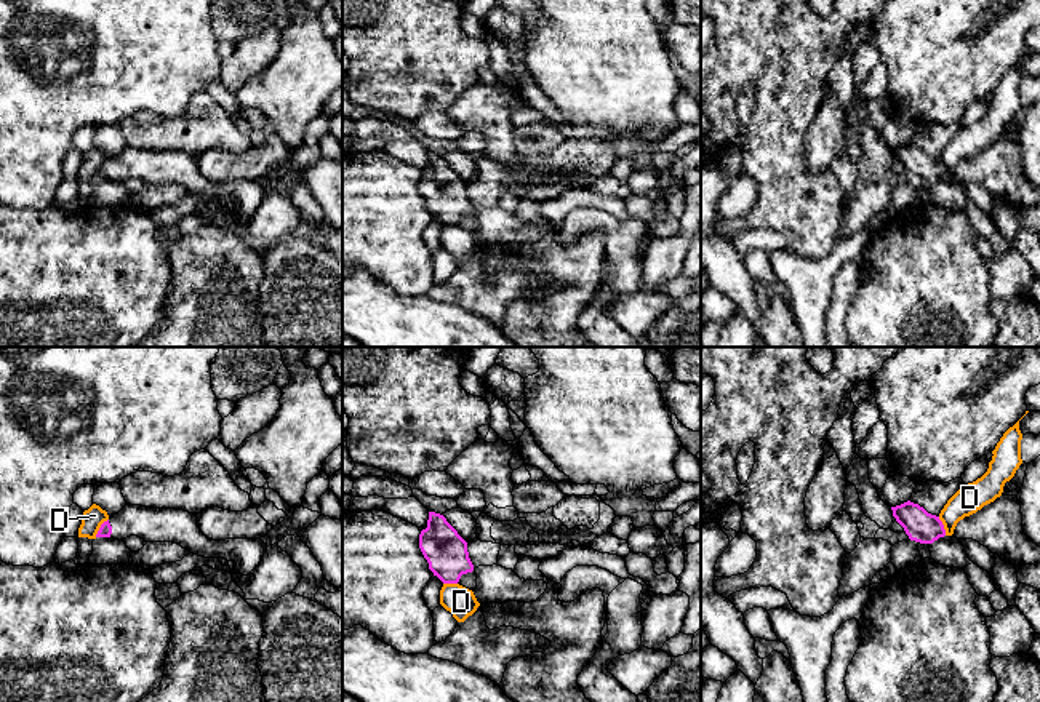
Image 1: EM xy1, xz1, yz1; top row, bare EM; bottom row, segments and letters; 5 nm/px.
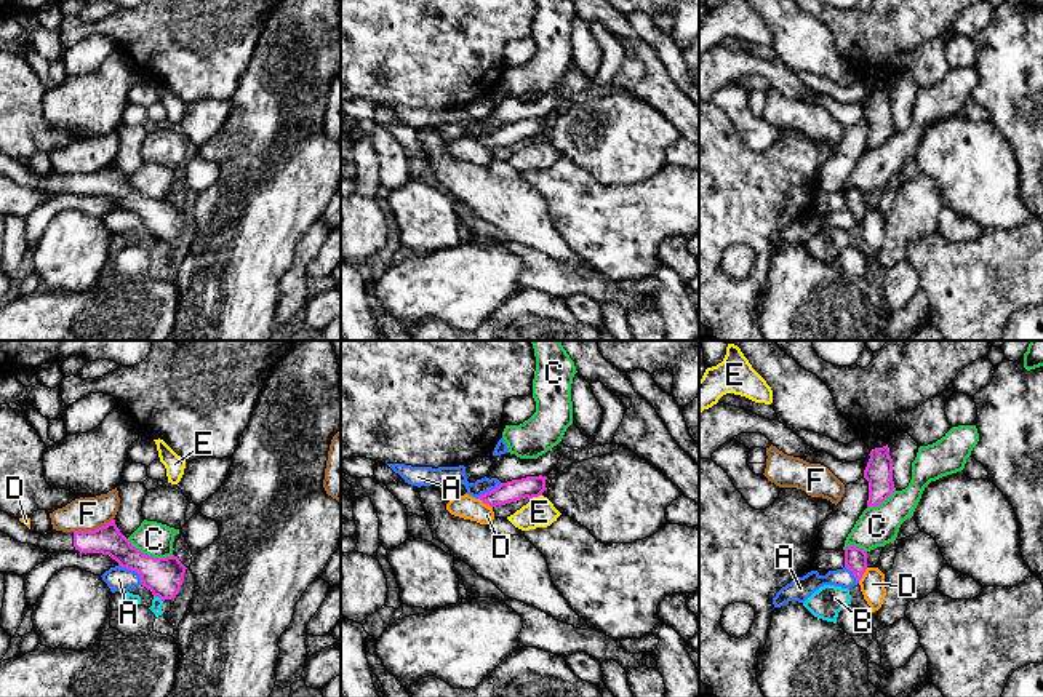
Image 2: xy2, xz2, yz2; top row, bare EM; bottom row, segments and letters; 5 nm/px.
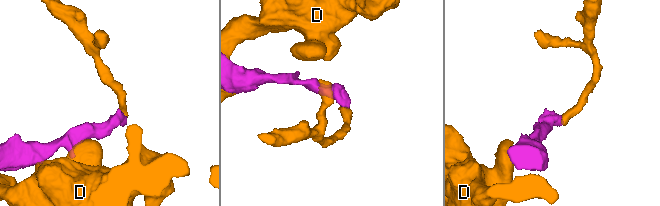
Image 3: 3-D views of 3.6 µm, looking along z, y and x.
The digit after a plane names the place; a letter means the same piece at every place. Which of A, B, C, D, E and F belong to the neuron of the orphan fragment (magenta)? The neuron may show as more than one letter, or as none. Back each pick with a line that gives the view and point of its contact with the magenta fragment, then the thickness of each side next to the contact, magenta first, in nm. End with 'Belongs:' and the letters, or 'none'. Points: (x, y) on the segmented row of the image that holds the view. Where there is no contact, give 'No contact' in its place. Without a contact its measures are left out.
Belongs: none

